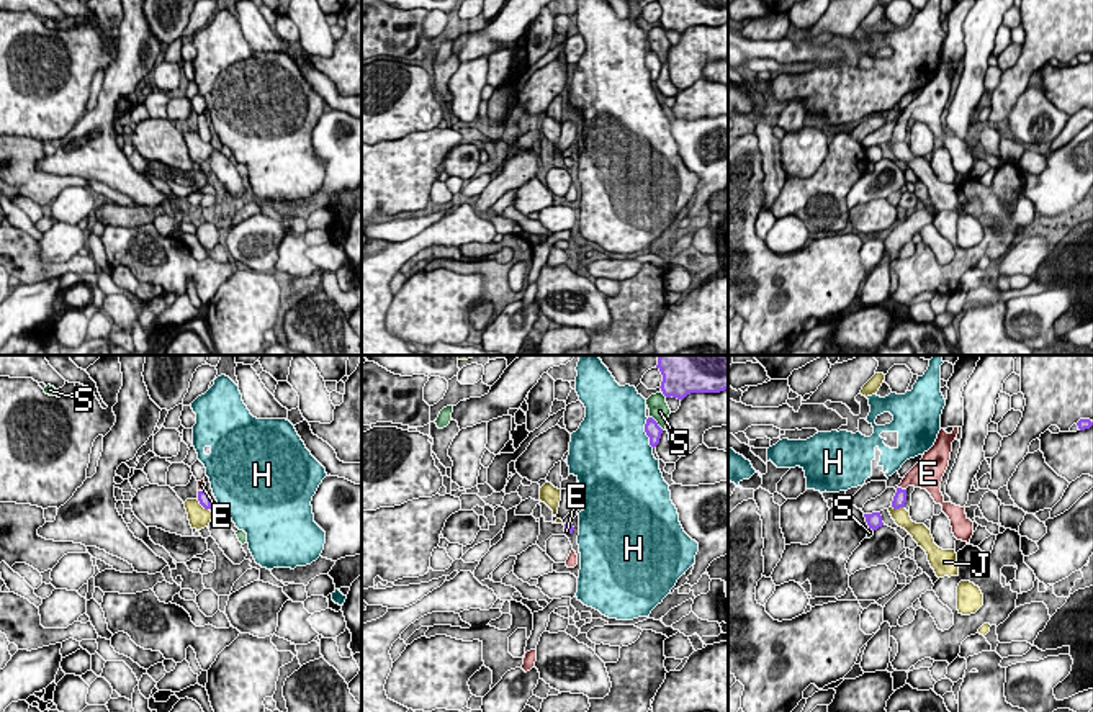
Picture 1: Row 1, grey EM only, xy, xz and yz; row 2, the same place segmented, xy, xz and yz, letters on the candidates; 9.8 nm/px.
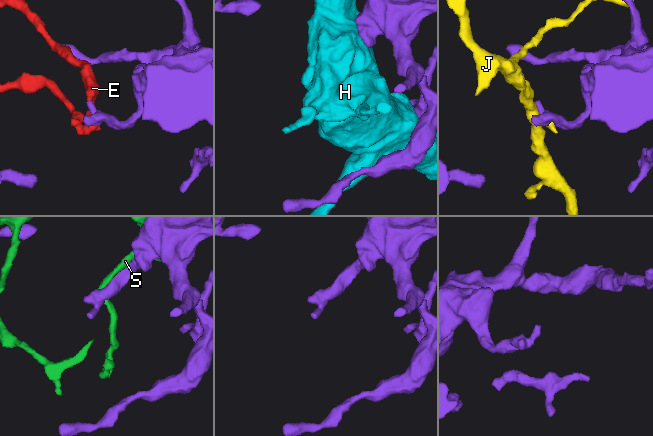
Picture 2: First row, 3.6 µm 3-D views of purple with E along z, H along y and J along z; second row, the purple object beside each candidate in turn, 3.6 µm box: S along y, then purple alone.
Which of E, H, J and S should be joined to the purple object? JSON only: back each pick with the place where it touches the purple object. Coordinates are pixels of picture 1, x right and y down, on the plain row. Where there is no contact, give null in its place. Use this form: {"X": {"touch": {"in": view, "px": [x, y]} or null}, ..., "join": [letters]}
{"E": {"touch": {"in": "yz", "px": [900, 121]}}, "join": ["E"]}

